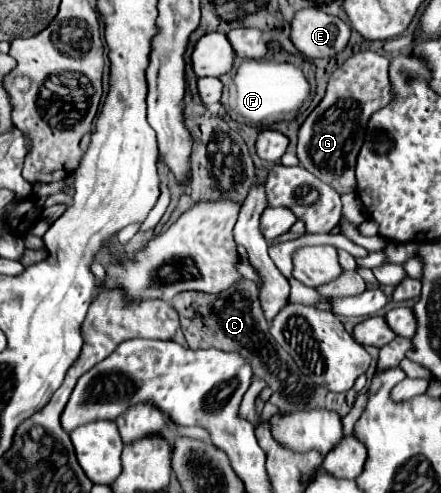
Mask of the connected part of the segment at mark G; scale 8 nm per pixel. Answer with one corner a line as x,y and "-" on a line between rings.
360,51
348,57
332,75
326,87
326,95
320,105
308,115
298,133
298,159
320,181
336,189
338,193
350,193
356,189
354,167
360,147
364,143
364,127
372,113
380,111
394,99
394,91
388,75
390,59
374,53

